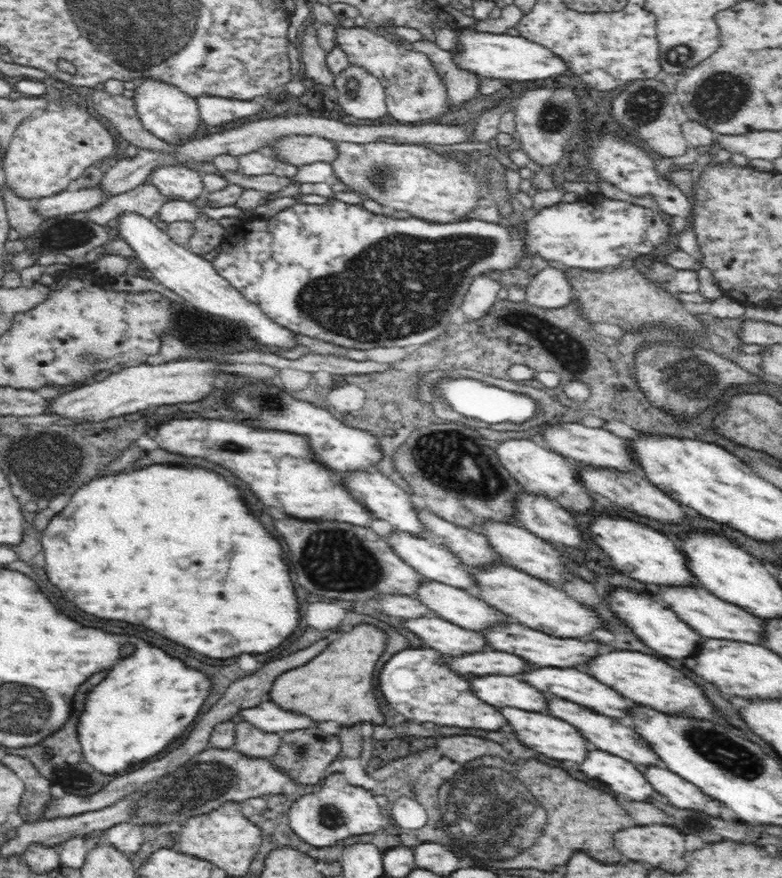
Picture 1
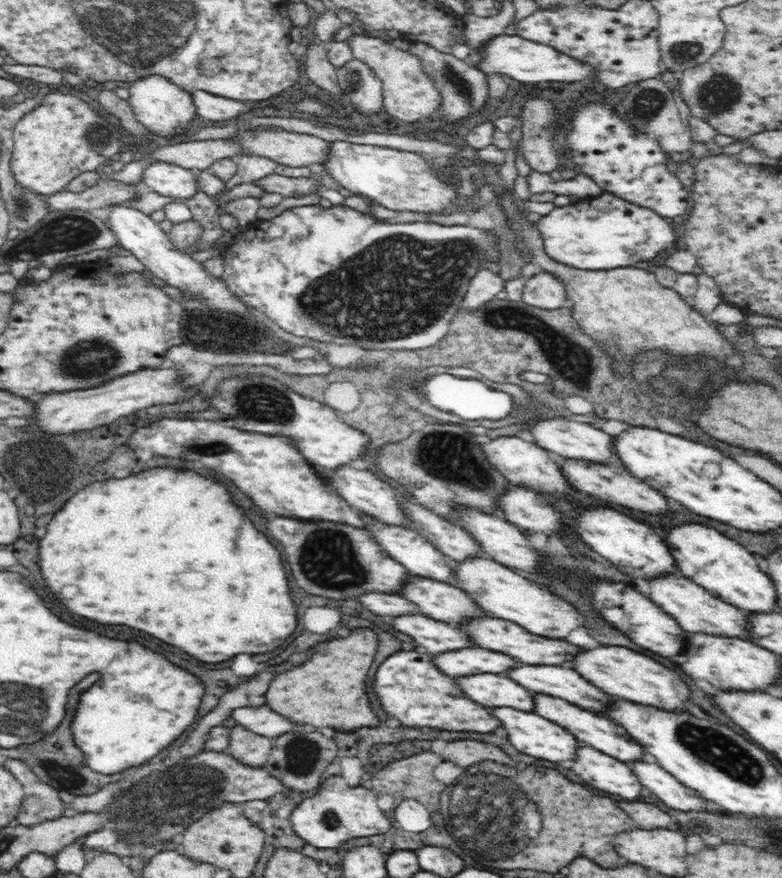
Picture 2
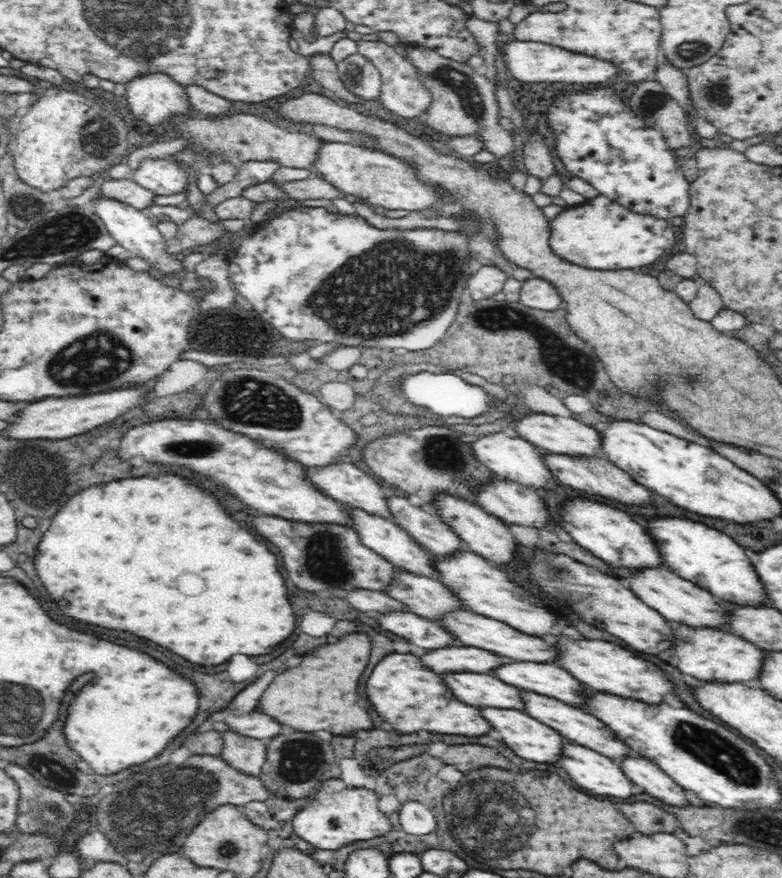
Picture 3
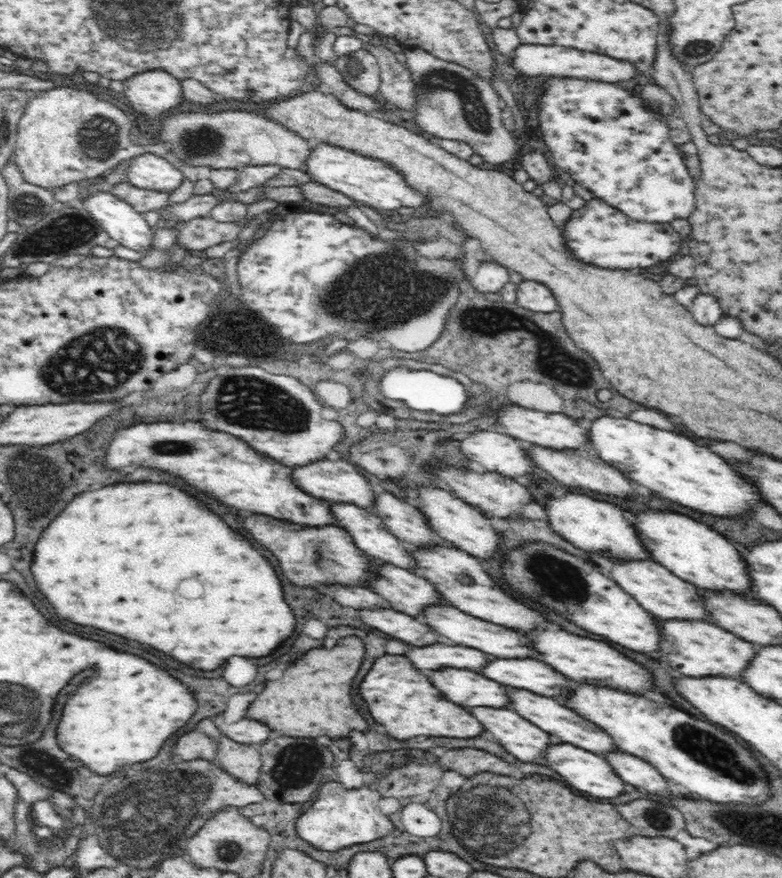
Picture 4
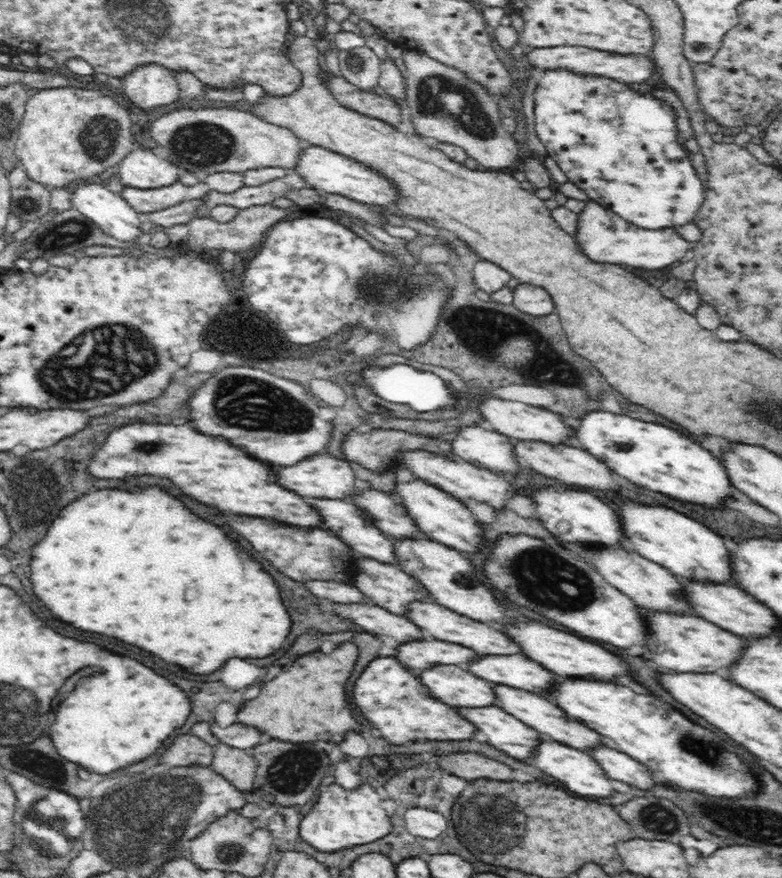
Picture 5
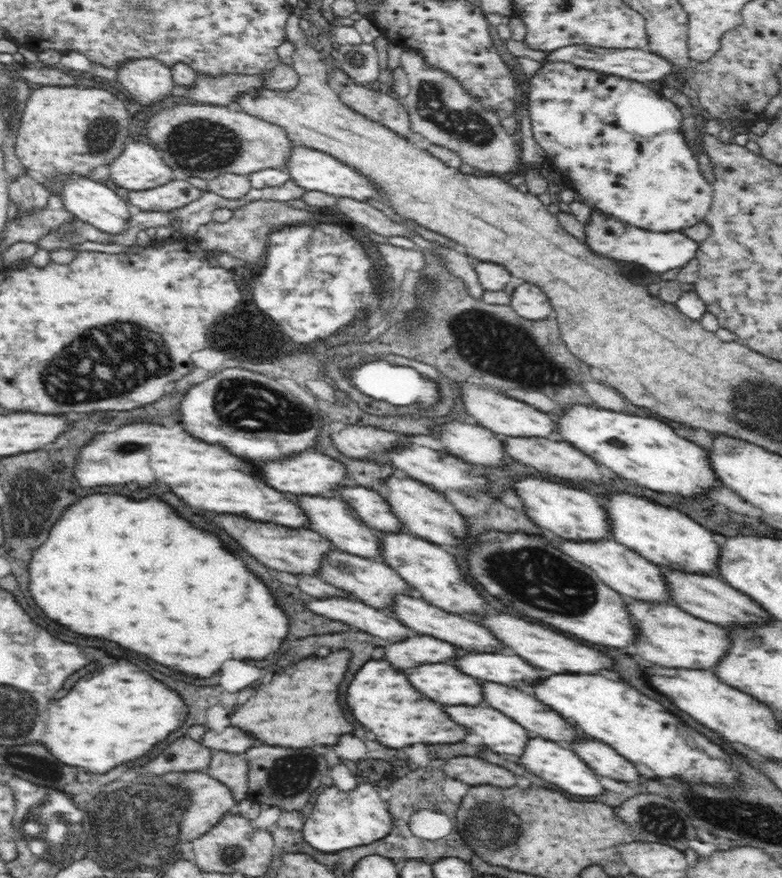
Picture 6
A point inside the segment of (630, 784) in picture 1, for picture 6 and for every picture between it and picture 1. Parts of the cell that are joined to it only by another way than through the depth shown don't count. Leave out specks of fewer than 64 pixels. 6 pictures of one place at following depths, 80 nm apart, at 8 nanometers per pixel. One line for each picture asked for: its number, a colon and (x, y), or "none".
2: (599, 770)
3: (595, 773)
4: (584, 771)
5: (570, 766)
6: (555, 764)

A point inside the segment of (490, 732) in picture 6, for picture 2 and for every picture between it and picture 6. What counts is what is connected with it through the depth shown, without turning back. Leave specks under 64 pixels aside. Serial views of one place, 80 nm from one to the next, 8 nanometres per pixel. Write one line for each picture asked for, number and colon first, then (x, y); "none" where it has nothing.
2: (532, 735)
3: (533, 742)
4: (527, 743)
5: (504, 733)

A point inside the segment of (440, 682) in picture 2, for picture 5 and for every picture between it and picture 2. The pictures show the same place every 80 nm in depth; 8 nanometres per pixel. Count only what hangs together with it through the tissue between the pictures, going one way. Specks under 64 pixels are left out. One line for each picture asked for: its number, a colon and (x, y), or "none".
3: (402, 693)
4: (392, 689)
5: (386, 694)

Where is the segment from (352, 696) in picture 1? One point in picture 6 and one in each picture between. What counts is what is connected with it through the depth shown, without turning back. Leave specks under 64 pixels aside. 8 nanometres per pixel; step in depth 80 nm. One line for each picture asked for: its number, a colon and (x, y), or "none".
2: (330, 689)
3: (322, 693)
4: (314, 697)
5: (296, 707)
6: (299, 709)

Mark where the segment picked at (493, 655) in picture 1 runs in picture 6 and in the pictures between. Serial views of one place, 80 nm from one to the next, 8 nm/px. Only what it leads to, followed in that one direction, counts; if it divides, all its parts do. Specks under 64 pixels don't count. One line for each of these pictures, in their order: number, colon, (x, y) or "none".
2: (472, 660)
3: (478, 661)
4: (438, 656)
5: (414, 654)
6: (416, 651)

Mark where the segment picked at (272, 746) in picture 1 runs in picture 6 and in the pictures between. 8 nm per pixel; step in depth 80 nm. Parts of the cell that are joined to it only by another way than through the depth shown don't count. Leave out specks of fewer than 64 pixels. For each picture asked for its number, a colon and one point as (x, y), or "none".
2: (251, 749)
3: (248, 755)
4: (243, 761)
5: (238, 766)
6: (231, 769)

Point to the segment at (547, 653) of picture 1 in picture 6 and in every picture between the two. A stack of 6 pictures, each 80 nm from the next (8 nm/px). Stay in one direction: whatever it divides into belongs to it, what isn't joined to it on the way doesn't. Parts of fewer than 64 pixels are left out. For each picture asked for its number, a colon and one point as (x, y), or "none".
2: (498, 635)
3: (484, 633)
4: (452, 624)
5: (443, 624)
6: (416, 614)

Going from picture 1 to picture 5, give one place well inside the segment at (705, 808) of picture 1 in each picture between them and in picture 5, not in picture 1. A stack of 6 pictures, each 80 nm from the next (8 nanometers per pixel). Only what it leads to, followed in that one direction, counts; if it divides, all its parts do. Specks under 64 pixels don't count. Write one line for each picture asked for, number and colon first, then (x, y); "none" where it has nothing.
2: (668, 788)
3: (641, 771)
4: (635, 771)
5: (618, 765)

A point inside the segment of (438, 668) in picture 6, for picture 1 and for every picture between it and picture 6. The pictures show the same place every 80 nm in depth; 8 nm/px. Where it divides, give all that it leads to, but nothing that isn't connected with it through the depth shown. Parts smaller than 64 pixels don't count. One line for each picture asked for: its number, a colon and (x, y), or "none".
1: (500, 691)
2: (492, 691)
3: (484, 690)
4: (465, 688)
5: (454, 686)

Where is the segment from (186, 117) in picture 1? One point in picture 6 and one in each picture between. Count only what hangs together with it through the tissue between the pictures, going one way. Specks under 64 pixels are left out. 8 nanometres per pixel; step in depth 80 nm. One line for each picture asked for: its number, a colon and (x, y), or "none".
2: (165, 109)
3: (154, 98)
4: (151, 93)
5: (150, 86)
6: (149, 80)

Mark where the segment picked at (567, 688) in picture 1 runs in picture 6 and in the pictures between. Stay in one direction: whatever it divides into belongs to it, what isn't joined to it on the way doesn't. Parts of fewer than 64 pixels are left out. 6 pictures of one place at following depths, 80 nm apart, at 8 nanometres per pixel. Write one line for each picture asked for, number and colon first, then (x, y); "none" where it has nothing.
2: (561, 682)
3: (547, 679)
4: (532, 675)
5: (514, 670)
6: (500, 668)

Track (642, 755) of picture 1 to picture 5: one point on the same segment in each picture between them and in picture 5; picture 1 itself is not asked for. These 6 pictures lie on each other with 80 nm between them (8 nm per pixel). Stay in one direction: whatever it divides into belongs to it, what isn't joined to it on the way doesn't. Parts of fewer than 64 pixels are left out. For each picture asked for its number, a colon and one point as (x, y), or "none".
2: (599, 732)
3: (576, 725)
4: (546, 713)
5: (543, 716)

